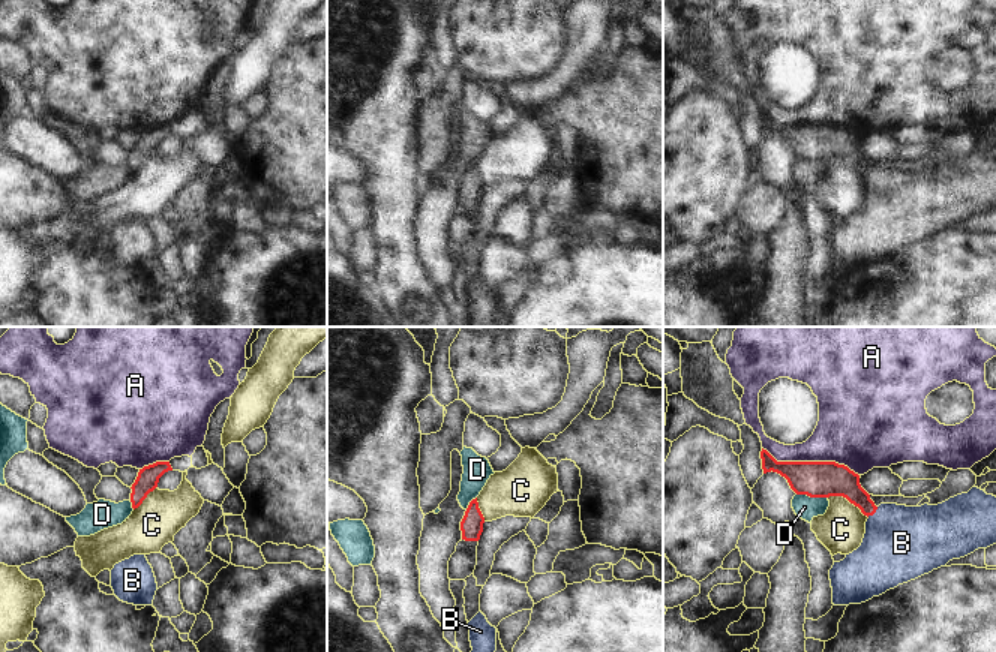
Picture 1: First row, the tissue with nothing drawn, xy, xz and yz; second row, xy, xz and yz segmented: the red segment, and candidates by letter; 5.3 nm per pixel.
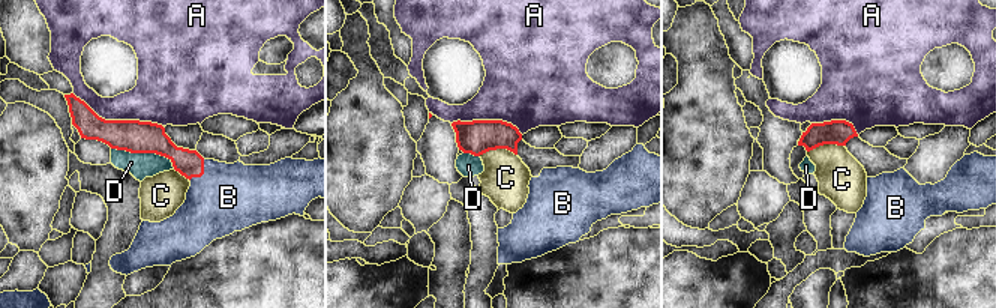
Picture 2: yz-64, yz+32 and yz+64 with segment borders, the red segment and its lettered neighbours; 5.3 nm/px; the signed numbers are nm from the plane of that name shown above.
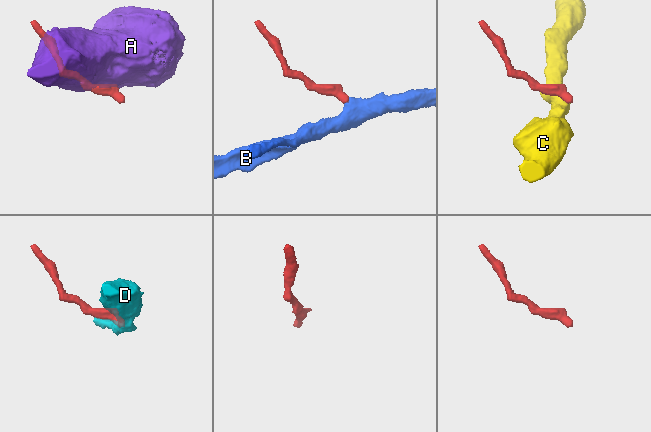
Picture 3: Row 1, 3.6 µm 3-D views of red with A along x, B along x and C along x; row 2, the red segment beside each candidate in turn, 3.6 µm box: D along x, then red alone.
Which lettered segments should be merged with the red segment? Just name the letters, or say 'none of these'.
B

